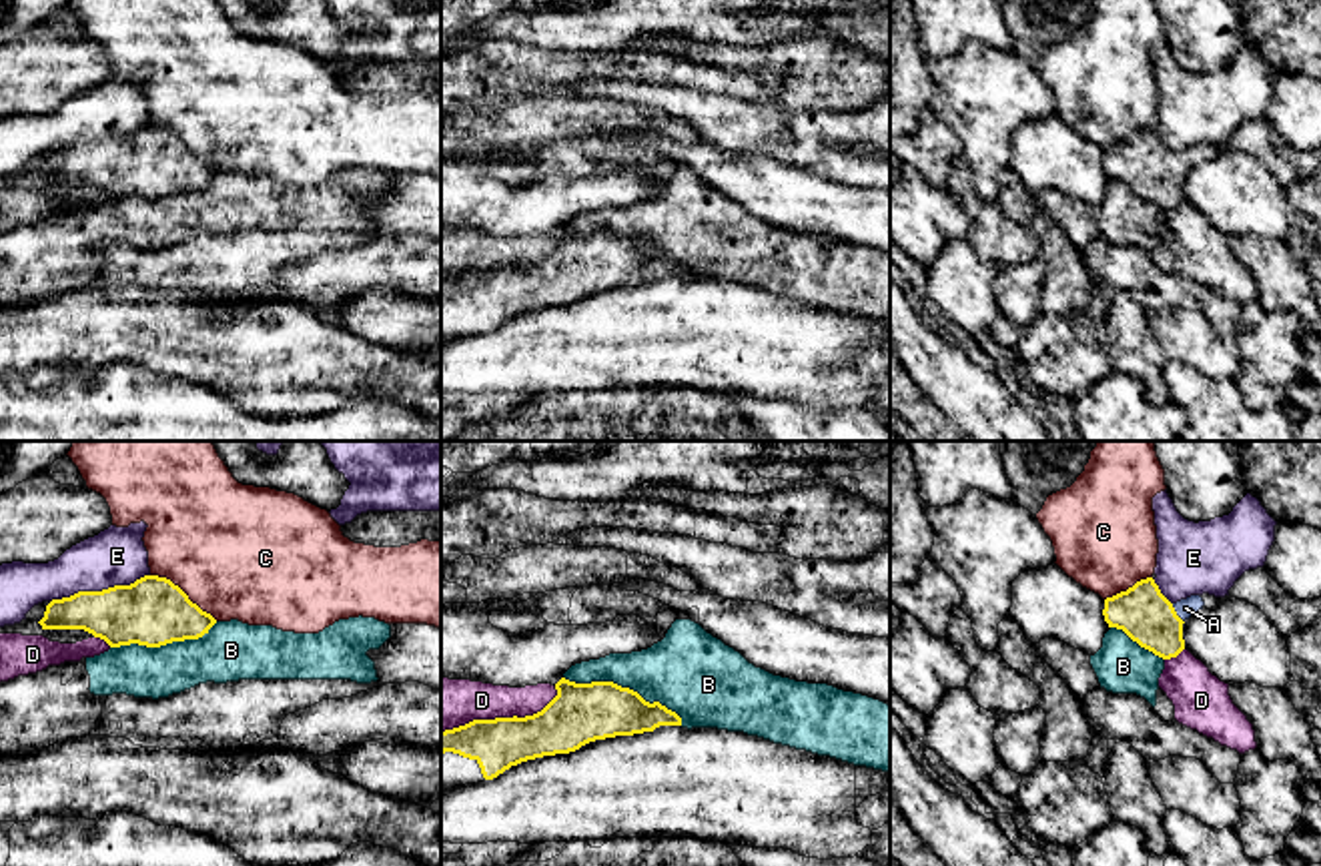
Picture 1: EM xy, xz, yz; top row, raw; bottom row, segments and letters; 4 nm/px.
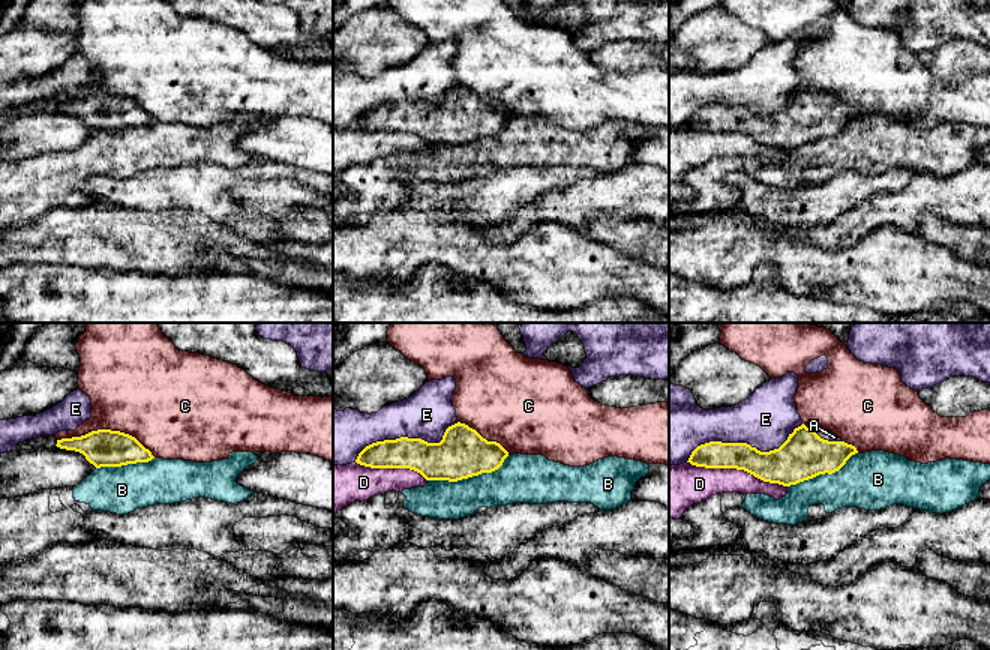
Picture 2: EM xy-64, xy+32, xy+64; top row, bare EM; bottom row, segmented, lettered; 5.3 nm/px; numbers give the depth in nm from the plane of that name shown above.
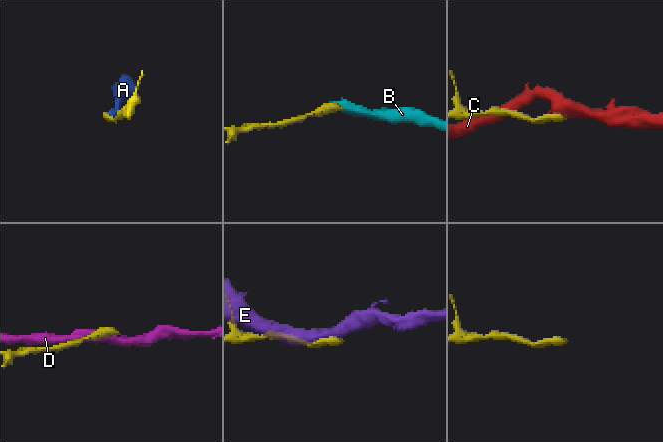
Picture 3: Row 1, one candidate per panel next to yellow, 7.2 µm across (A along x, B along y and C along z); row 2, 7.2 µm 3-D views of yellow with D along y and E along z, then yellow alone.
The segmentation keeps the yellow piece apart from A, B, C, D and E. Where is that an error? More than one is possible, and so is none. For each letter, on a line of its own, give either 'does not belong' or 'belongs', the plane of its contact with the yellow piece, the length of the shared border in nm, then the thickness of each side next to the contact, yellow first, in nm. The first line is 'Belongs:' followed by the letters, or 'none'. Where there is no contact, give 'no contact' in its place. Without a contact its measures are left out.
Belongs: A
A: belongs; contact in yz; length 90 nm; calibres 220 and 80 nm
B: does not belong; contact in xz; length 500 nm; calibres 240 and 320 nm
C: does not belong; contact in xy; length 320 nm; calibres 280 and 500 nm
D: does not belong; contact in xz; length 500 nm; calibres 200 and 220 nm
E: does not belong; contact in xy; length 420 nm; calibres 280 and 240 nm

